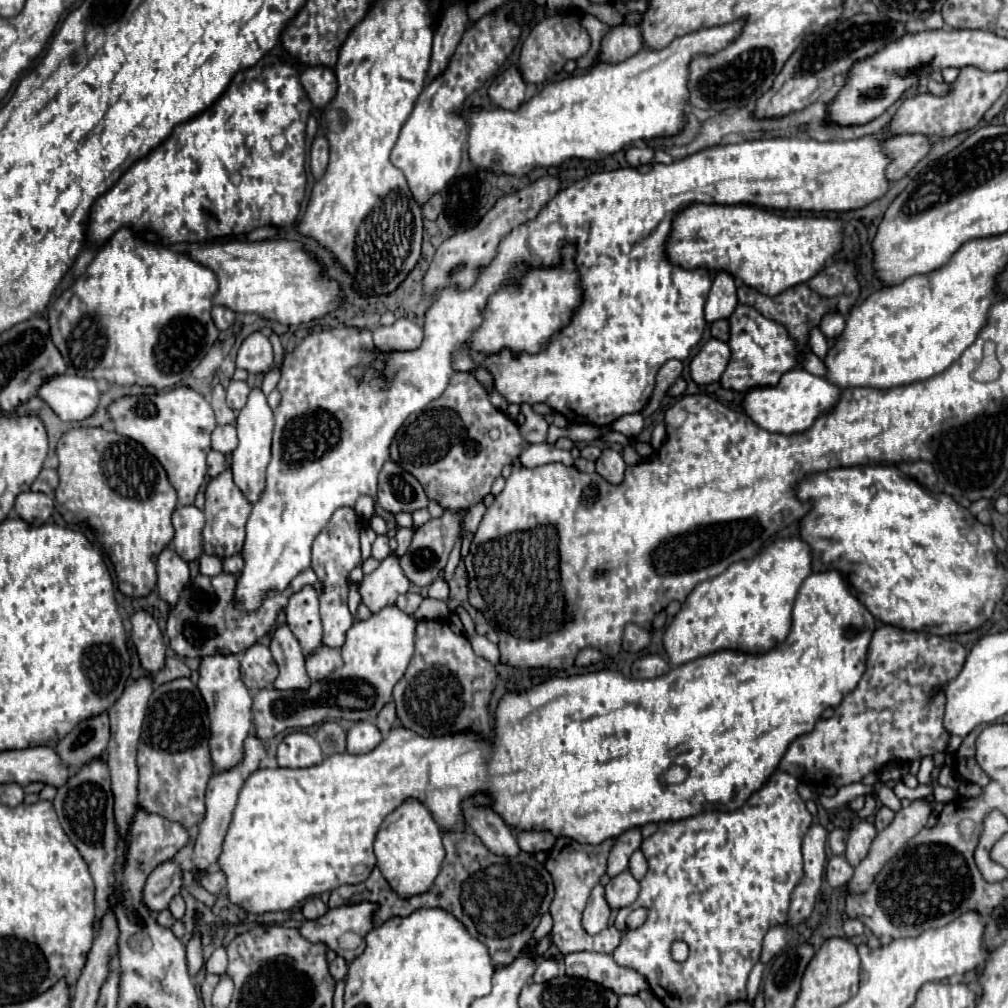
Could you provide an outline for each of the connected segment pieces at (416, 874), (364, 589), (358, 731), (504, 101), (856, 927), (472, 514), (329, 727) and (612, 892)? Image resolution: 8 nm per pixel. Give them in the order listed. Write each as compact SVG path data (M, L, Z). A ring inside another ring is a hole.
M407 798L383 820L383 824L377 830L373 846L381 874L391 884L391 888L401 896L425 892L439 874L441 862L445 858L441 830L433 820L431 812L415 798Z
M397 554L387 556L379 564L379 568L373 574L365 576L363 582L359 584L361 598L371 612L381 610L383 606L391 606L397 600L397 596L407 594L409 588L411 582L407 582L407 576L399 566Z
M357 722L347 732L347 752L367 754L381 742L381 732L371 722Z
M515 66L499 74L489 86L489 98L503 110L517 110L525 100L525 80Z
M847 918L845 924L843 924L843 930L845 930L845 934L847 934L849 938L863 934L863 928L865 928L865 926L863 926L859 920L855 920L855 918Z
M483 502L475 504L475 506L469 510L469 514L467 514L465 522L463 522L463 526L465 526L465 530L467 530L467 532L475 532L475 530L477 530L477 526L479 526L479 522L481 522L481 518L483 518L485 510L487 510L487 508L485 508L485 504L483 504Z
M323 722L315 738L321 744L321 750L325 756L345 752L345 730L337 722Z
M629 870L611 878L611 882L605 886L605 898L611 908L631 906L637 900L637 896L639 896L639 882L633 878Z

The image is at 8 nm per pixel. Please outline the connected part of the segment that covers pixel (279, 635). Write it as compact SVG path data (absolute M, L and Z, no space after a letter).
M279 624L271 632L271 644L269 650L273 654L273 660L279 668L279 676L275 678L277 690L297 690L297 688L309 688L311 680L305 672L305 656L299 646L299 640L289 630L287 624Z

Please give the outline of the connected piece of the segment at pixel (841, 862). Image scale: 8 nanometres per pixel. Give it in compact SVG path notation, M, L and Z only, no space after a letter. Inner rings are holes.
M833 856L827 862L827 882L837 888L837 886L845 886L851 878L853 878L853 866L845 860L845 856Z

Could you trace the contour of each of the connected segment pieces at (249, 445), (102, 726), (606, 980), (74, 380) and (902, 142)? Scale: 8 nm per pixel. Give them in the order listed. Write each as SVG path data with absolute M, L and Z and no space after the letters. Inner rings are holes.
M251 388L245 408L237 416L237 436L239 444L233 450L233 480L249 502L257 502L265 488L265 470L271 460L271 434L273 434L273 410L267 404L261 388Z
M101 712L97 716L81 720L59 744L57 752L67 766L81 768L83 762L101 756L109 742L109 716Z
M573 952L565 956L565 974L597 982L615 994L637 994L649 988L647 980L631 970L617 966L609 954L599 952Z
M57 374L43 382L37 394L55 410L61 420L85 420L97 408L99 388L95 380L73 374Z
M901 134L883 142L883 150L891 158L891 166L887 166L887 180L901 180L923 156L927 156L931 144L923 134Z

